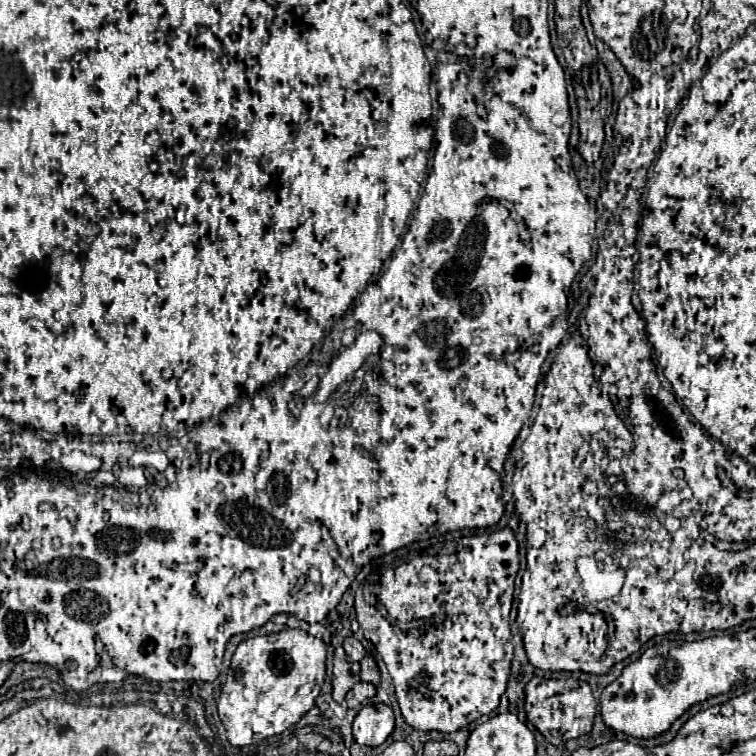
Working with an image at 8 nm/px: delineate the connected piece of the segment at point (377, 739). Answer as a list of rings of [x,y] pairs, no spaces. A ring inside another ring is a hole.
[[[368,704],[354,718],[354,740],[362,746],[380,746],[394,730],[394,714],[386,704]]]

